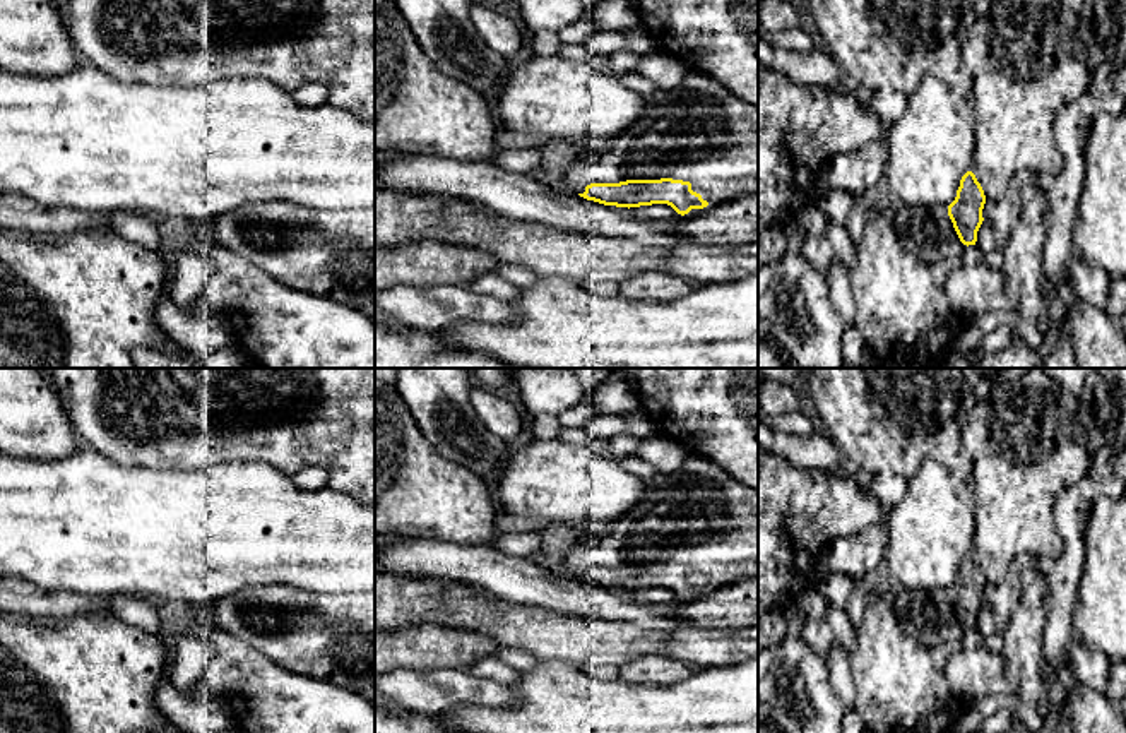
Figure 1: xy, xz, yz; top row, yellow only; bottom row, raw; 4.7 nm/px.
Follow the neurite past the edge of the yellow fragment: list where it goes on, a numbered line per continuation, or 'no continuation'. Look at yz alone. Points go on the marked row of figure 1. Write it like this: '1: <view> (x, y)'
1: yz (926, 232)

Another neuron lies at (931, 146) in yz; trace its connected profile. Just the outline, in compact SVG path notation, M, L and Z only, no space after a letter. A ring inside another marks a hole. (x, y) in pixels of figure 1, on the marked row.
M927 74L909 94L904 115L886 127L888 161L881 194L907 207L950 206L960 180L972 171L975 115L972 106L946 82Z

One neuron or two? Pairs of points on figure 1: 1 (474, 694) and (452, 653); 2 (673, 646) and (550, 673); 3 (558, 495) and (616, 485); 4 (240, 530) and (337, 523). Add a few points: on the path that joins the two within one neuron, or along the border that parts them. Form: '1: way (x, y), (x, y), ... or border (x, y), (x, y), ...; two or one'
1: border (420, 668), (466, 670); two
2: border (539, 660), (562, 660), (589, 672); two
3: way (572, 488), (603, 488); one
4: way (264, 526), (314, 524); one

